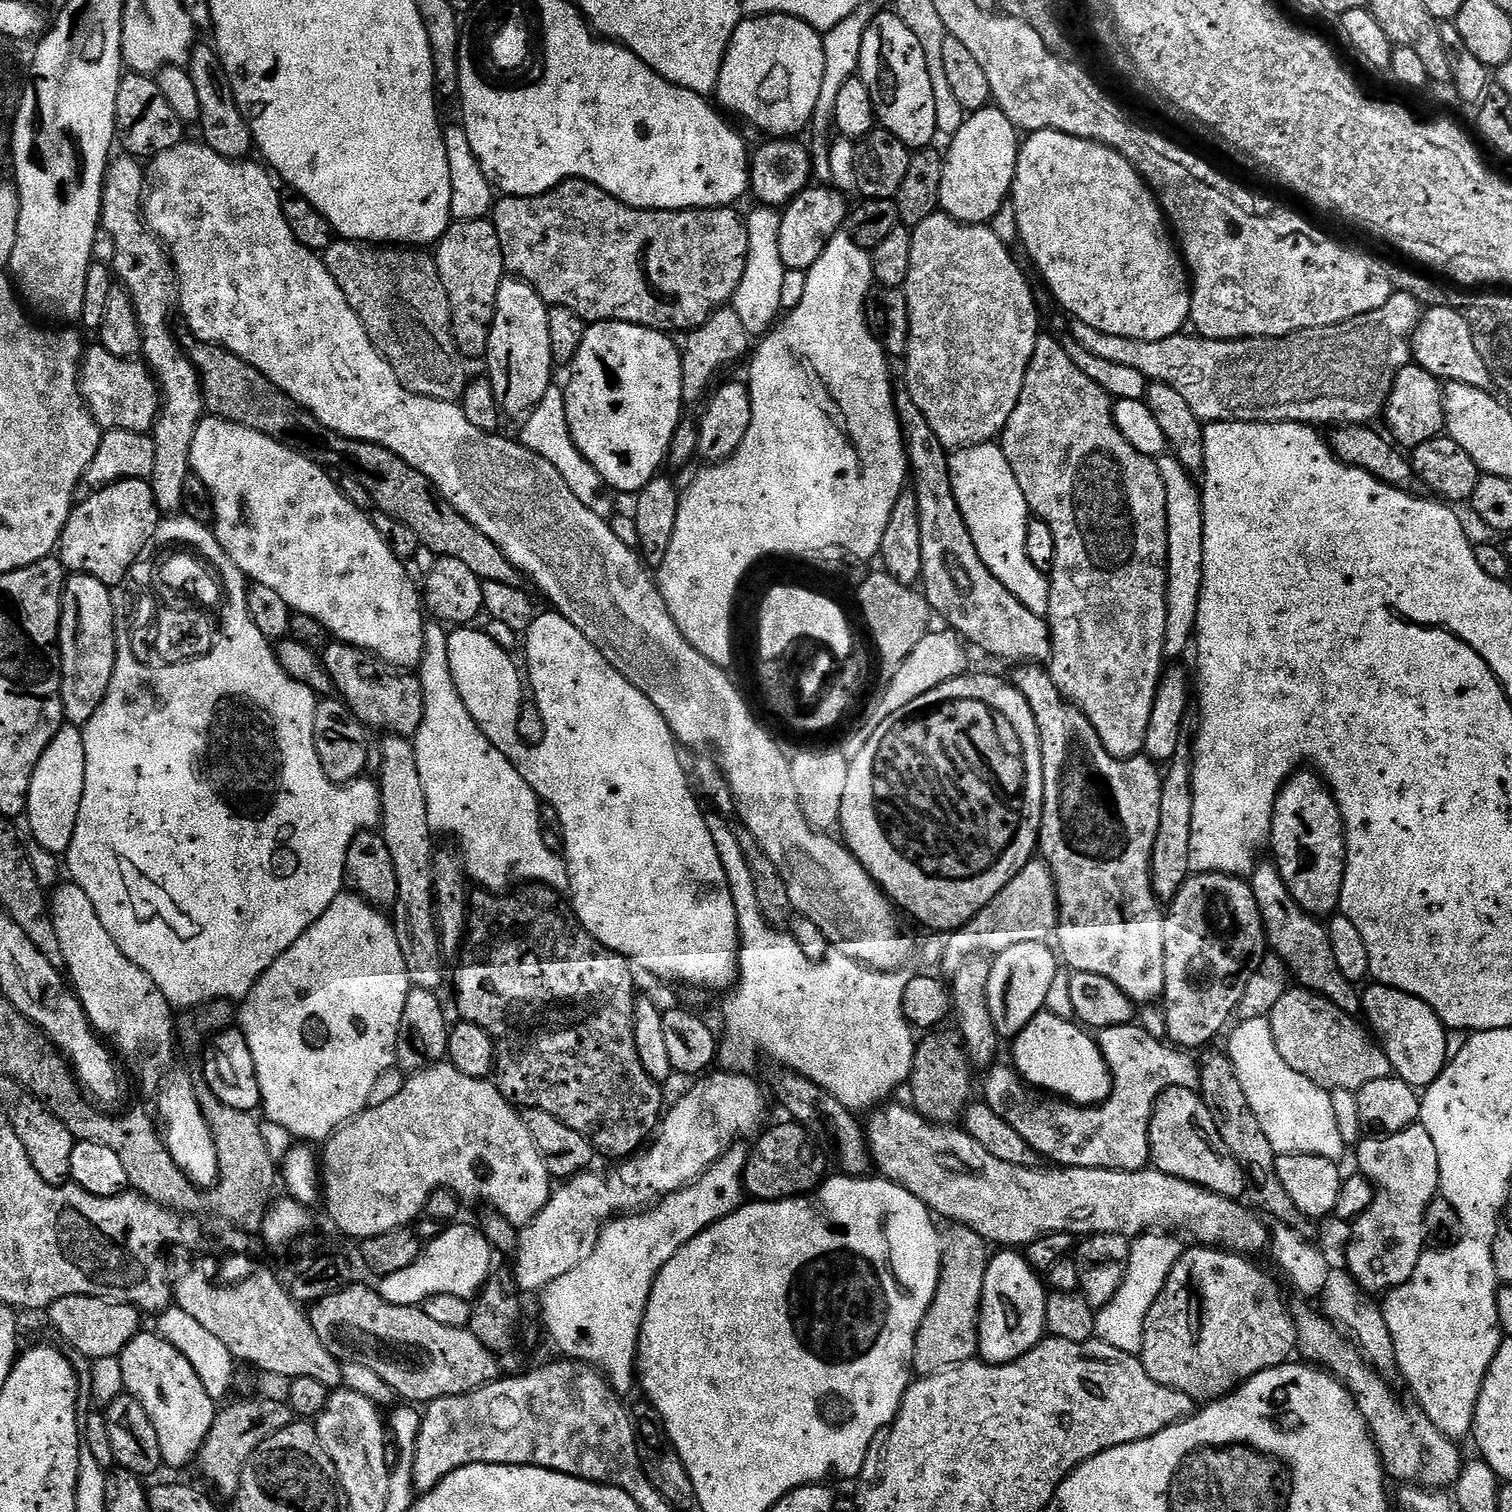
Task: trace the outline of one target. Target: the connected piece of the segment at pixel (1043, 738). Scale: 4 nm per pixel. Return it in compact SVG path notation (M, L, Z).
M1020 666L1016 672L1010 676L1011 683L1024 696L1032 714L1034 722L1038 728L1038 738L1040 739L1040 749L1042 750L1042 774L1044 775L1044 813L1040 823L1040 843L1038 845L1039 855L1042 857L1052 877L1056 883L1056 901L1060 907L1060 916L1056 920L1056 930L1054 933L1055 947L1058 949L1058 956L1072 967L1073 973L1085 972L1086 974L1102 974L1102 978L1110 978L1122 994L1126 994L1132 1000L1133 1005L1148 1004L1151 1000L1159 1001L1164 995L1164 983L1166 982L1166 958L1164 957L1164 917L1161 905L1152 893L1152 879L1150 878L1150 862L1152 861L1152 851L1154 850L1154 838L1158 834L1158 809L1162 806L1162 772L1147 755L1132 756L1129 760L1119 760L1114 758L1102 746L1098 734L1088 721L1080 708L1075 704L1070 704L1054 686L1052 675L1040 666Z

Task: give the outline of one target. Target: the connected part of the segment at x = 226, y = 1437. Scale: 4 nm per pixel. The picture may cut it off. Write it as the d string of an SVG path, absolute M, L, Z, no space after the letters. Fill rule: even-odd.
M253 1399L224 1406L229 1408L221 1407L214 1418L214 1426L210 1426L210 1434L206 1434L206 1442L200 1448L198 1465L204 1471L205 1478L224 1496L235 1497L239 1493L244 1467L256 1447L278 1434L278 1430L294 1423L292 1408L287 1403Z

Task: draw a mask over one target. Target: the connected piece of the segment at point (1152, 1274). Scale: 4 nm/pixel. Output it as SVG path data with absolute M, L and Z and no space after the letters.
M1157 1230L1131 1241L1126 1278L1118 1294L1114 1294L1114 1298L1096 1312L1095 1339L1114 1346L1114 1350L1122 1350L1131 1356L1140 1355L1146 1314L1150 1314L1150 1306L1154 1306L1158 1294L1162 1294L1162 1286L1166 1286L1166 1278L1170 1278L1170 1270L1174 1270L1174 1262L1178 1262L1182 1251L1182 1245L1175 1239L1179 1240L1175 1235Z

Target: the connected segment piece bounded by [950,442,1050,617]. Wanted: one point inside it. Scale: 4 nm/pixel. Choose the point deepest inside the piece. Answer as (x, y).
(996, 513)

